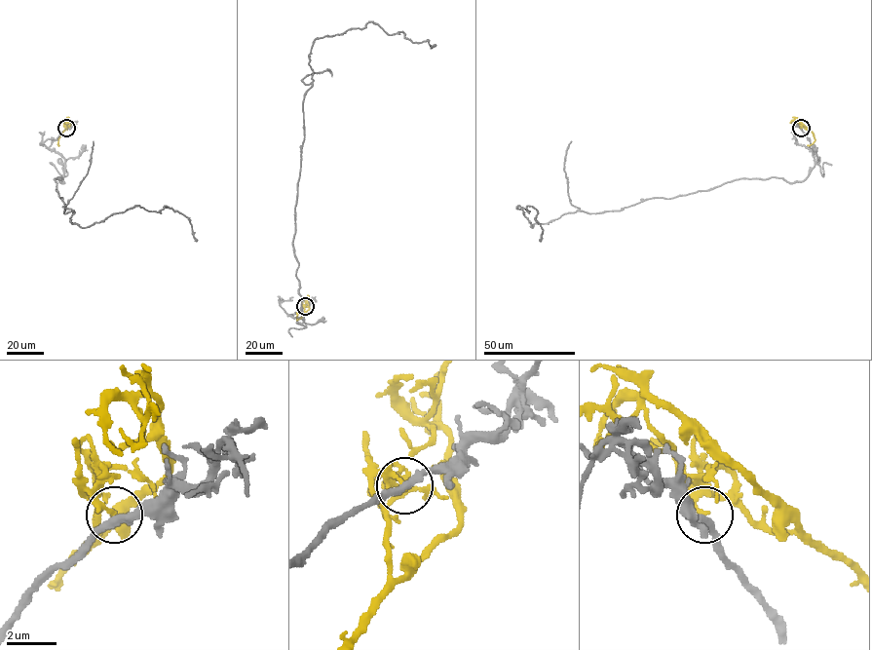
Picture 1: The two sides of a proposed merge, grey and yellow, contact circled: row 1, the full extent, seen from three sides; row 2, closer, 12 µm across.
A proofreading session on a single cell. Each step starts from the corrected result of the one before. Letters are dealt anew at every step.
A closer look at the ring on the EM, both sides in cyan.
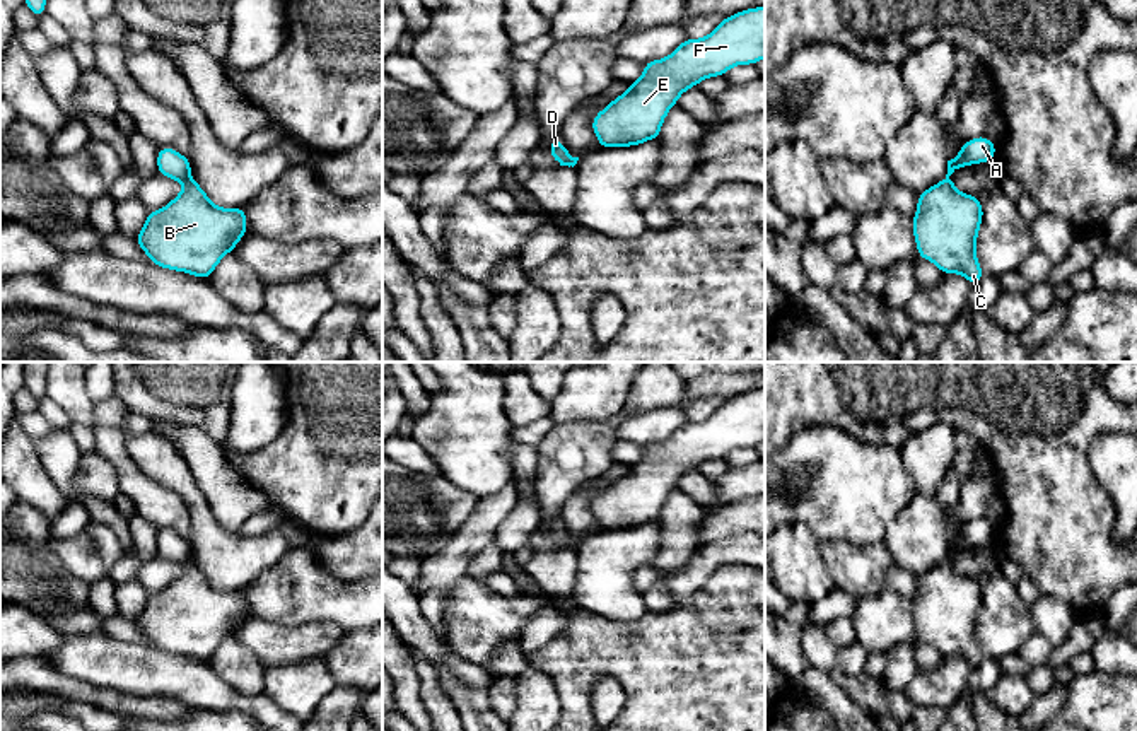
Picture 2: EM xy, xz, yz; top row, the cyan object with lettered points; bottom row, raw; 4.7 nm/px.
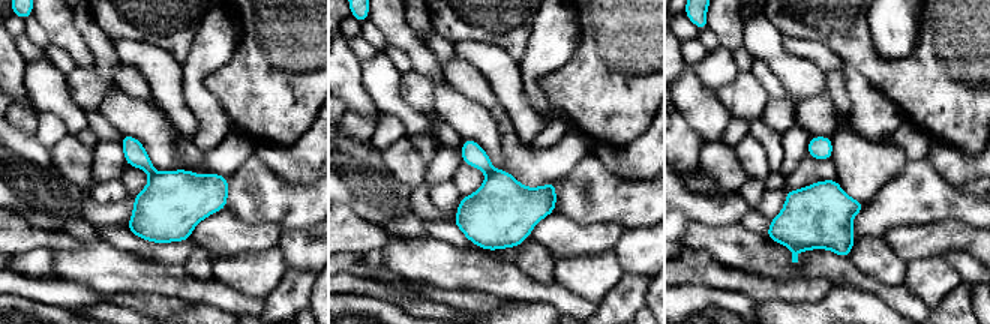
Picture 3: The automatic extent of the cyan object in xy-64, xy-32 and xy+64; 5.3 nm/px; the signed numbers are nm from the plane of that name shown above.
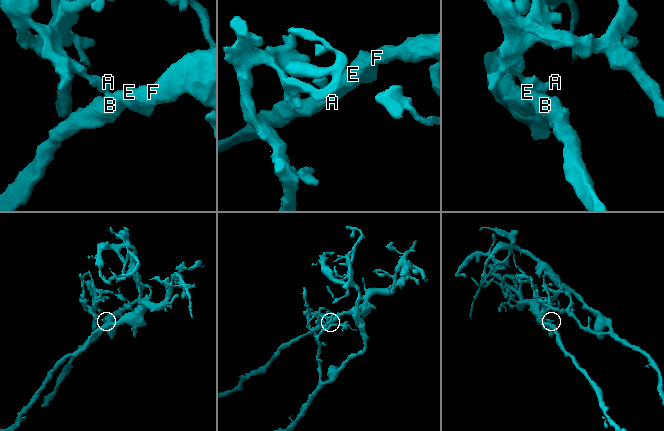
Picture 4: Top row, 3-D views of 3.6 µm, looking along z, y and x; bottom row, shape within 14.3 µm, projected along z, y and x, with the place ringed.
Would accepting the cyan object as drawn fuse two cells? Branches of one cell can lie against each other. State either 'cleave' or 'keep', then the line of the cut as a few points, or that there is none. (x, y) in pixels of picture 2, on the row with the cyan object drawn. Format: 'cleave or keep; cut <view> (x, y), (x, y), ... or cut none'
cleave; cut xy (190, 176), (185, 183)

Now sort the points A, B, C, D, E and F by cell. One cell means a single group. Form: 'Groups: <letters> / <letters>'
Groups: A D / B C E F

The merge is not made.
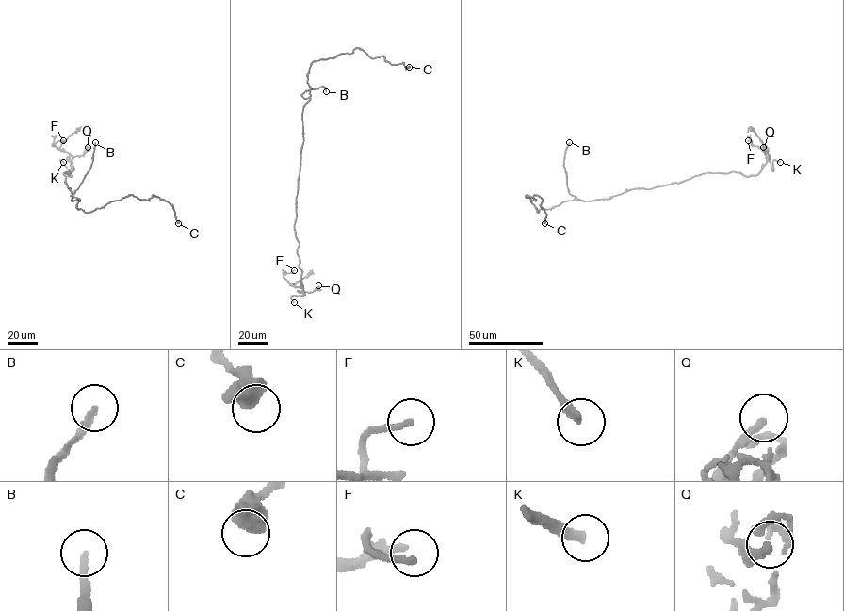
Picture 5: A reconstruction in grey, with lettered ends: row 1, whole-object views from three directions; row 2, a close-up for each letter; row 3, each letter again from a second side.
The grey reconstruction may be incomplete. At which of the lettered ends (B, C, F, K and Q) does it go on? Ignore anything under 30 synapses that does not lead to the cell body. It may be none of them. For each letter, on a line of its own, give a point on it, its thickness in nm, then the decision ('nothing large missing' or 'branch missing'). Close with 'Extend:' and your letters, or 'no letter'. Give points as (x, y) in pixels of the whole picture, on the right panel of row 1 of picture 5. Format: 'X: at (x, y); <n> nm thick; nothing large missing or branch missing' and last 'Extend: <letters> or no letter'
B: at (569, 142); 200 nm thick; branch missing
C: at (544, 223); 700 nm thick; nothing large missing
F: at (748, 140); 190 nm thick; nothing large missing
K: at (780, 162); 240 nm thick; branch missing
Q: at (763, 147); 240 nm thick; nothing large missing
Extend: B, K

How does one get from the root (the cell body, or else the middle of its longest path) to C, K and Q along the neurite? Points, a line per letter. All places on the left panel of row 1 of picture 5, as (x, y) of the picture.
C: (73, 194), (86, 212), (130, 195), (154, 195), (171, 204), (178, 223)
K: (73, 194), (63, 174), (68, 171), (71, 176), (72, 160), (73, 170), (63, 162)
Q: (73, 194), (63, 173), (68, 171), (71, 176), (72, 159), (82, 155), (88, 147)

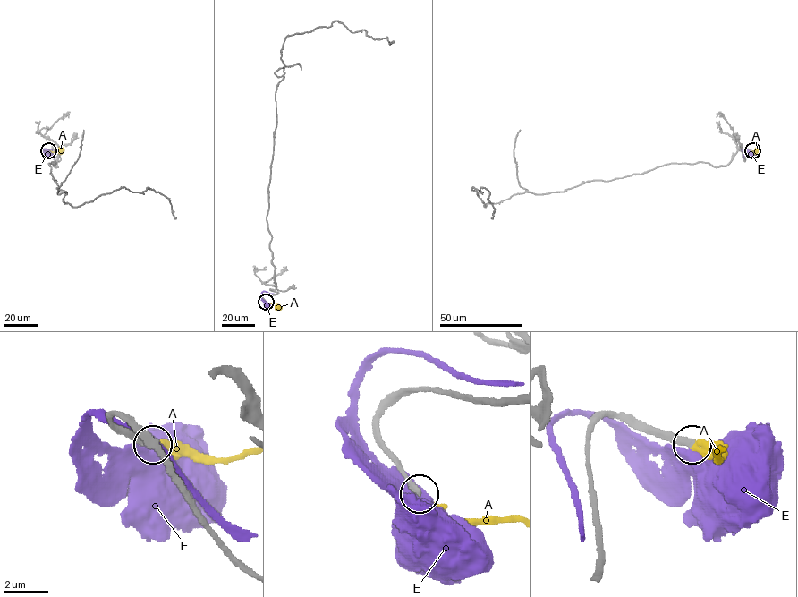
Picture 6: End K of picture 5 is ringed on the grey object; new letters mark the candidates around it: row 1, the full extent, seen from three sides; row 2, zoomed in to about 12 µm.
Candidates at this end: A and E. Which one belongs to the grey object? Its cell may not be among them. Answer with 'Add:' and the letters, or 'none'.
Add: A

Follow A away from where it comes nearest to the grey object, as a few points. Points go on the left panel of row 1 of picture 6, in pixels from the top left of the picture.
A: (48, 150), (60, 149)

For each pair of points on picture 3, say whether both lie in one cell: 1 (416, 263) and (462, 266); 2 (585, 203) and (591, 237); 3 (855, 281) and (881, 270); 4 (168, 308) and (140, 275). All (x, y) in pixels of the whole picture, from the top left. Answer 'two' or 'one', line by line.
1: one
2: two
3: two
4: two

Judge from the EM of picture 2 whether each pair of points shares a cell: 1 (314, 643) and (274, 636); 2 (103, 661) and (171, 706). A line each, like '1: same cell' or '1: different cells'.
1: same cell
2: different cells

